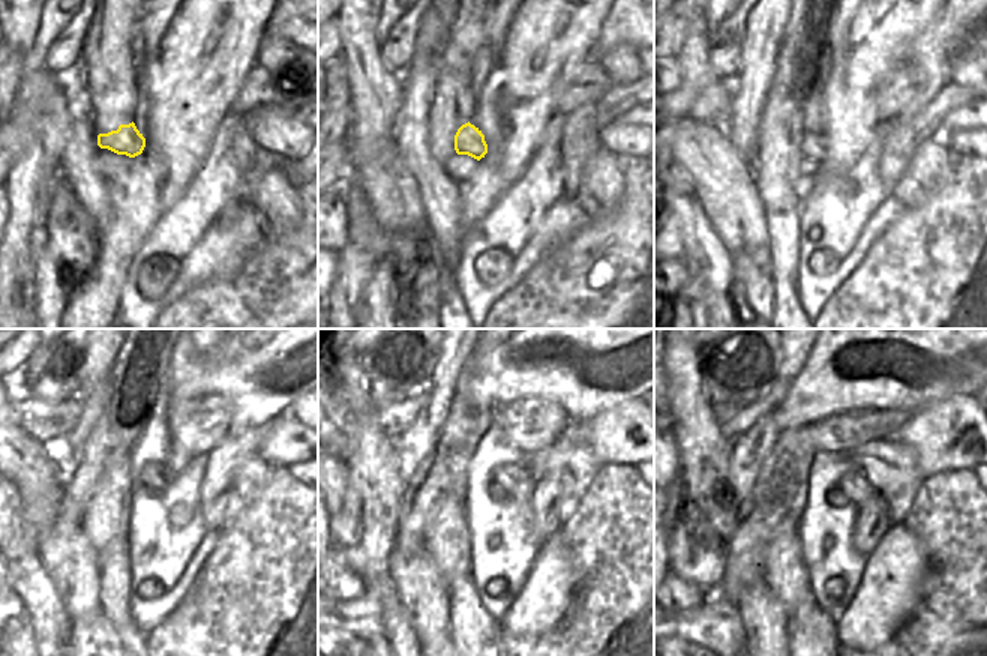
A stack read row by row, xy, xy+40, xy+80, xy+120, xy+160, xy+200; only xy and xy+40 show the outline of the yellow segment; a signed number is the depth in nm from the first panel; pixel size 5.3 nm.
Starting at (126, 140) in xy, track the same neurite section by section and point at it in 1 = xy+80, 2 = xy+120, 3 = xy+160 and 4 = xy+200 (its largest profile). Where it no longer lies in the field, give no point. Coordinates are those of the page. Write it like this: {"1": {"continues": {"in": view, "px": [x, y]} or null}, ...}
{"1": {"continues": {"in": "xy+80", "px": [813, 146]}}, "2": {"continues": {"in": "xy+120", "px": [156, 476]}}, "3": {"continues": {"in": "xy+160", "px": [516, 481]}}, "4": {"continues": {"in": "xy+200", "px": [854, 485]}}}

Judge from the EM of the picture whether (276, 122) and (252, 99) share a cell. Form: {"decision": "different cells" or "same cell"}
{"decision": "different cells"}

